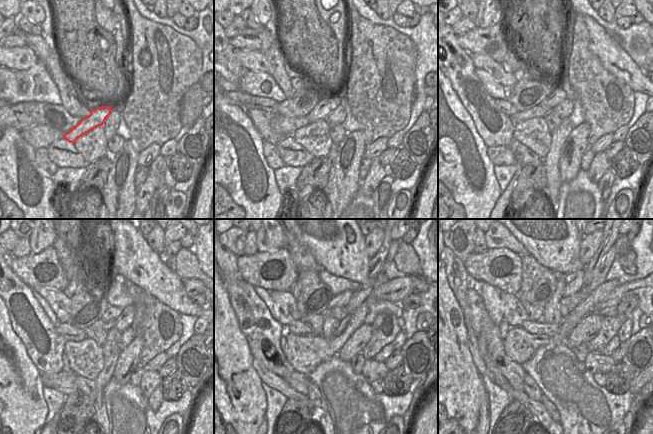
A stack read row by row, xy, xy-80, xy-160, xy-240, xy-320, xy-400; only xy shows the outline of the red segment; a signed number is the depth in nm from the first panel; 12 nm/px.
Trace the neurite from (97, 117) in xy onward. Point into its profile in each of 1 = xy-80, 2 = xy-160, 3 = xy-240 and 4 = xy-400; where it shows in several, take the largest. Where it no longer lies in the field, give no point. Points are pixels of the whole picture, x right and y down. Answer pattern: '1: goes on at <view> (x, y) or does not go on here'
1: goes on at xy-80 (327, 104)
2: goes on at xy-160 (557, 96)
3: goes on at xy-240 (112, 313)
4: goes on at xy-400 (575, 285)

